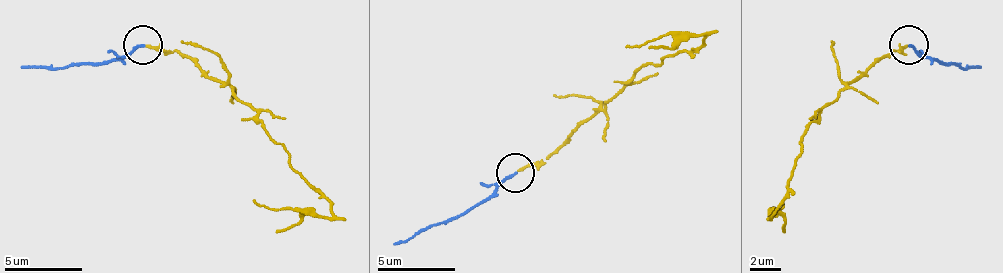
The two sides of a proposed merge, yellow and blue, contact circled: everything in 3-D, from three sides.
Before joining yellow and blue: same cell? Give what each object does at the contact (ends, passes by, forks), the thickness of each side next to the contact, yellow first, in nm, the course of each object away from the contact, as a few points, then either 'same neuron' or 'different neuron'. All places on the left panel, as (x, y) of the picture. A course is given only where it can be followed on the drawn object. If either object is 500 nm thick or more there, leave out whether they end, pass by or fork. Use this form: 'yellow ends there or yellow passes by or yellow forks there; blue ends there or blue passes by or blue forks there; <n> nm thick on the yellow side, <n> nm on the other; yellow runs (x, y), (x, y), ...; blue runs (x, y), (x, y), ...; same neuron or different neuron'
yellow ends there; blue ends there; 170 nm thick on the yellow side, 170 nm on the other; yellow runs (143, 46), (186, 53), (252, 111), (317, 193), (329, 212), (259, 208), (252, 200); blue runs (143, 46), (116, 61), (85, 65), (20, 65); same neuron

